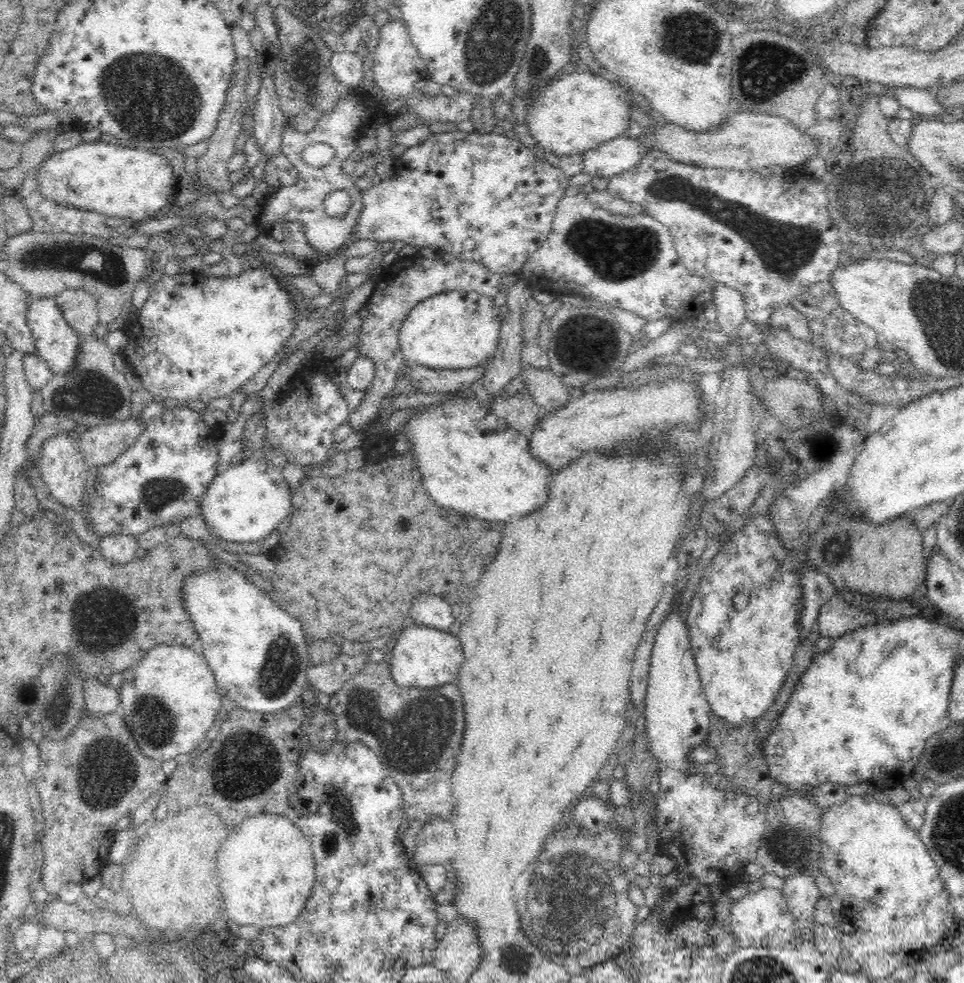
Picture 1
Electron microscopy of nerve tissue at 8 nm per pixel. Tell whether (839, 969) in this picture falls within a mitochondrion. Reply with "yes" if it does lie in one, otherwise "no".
no

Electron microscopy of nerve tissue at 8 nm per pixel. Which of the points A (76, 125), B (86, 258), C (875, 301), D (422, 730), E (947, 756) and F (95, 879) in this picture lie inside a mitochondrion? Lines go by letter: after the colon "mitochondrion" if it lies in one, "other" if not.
A: other
B: mitochondrion
C: other
D: mitochondrion
E: mitochondrion
F: other

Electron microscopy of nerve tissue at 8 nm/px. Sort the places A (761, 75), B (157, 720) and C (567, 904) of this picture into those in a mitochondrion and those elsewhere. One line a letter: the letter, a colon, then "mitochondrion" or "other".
A: mitochondrion
B: mitochondrion
C: mitochondrion

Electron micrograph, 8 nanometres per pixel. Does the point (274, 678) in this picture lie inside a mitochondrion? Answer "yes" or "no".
yes

